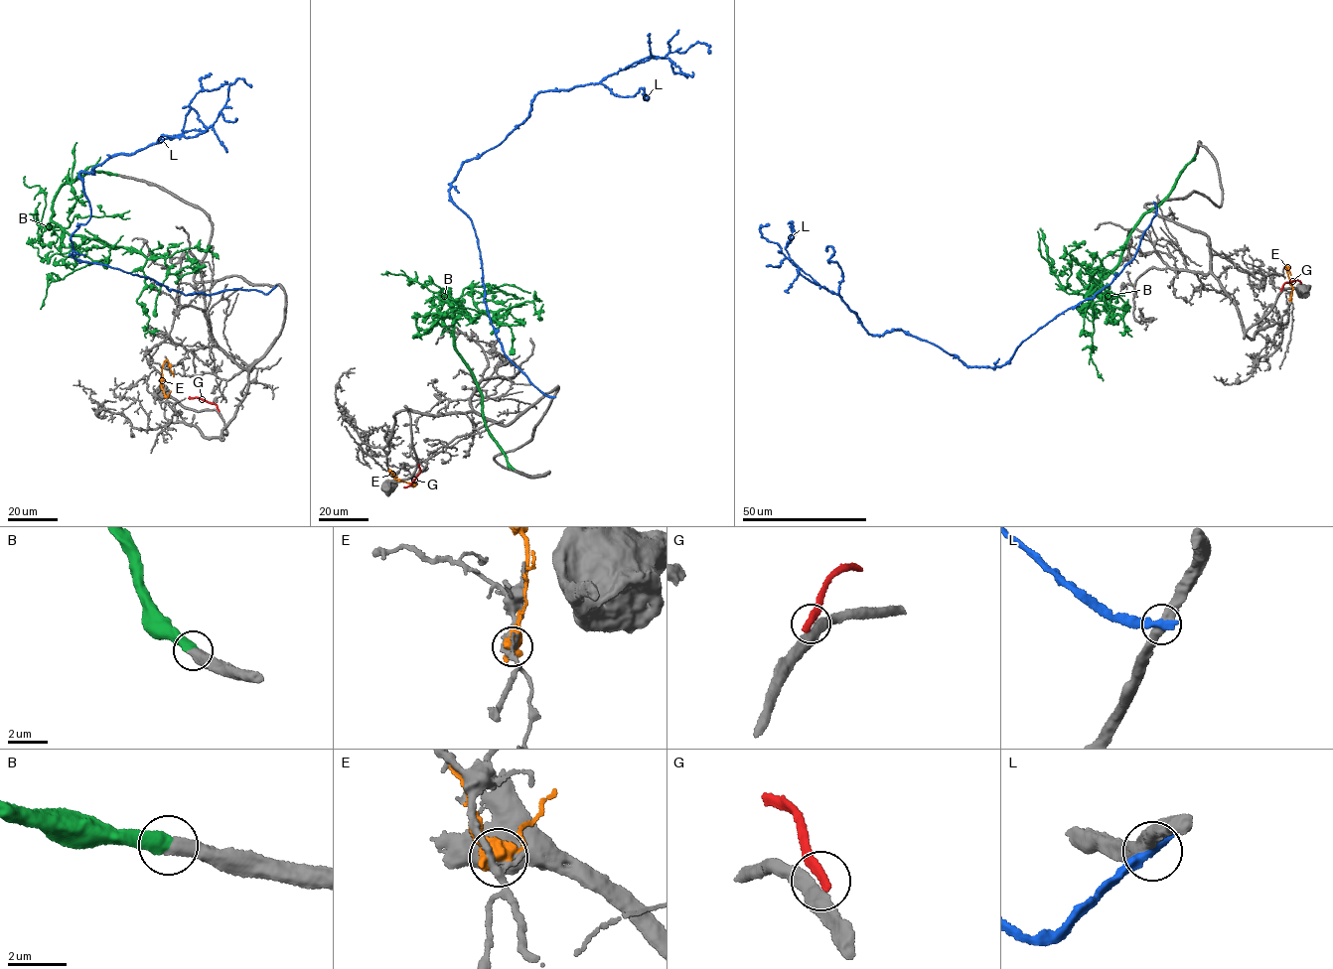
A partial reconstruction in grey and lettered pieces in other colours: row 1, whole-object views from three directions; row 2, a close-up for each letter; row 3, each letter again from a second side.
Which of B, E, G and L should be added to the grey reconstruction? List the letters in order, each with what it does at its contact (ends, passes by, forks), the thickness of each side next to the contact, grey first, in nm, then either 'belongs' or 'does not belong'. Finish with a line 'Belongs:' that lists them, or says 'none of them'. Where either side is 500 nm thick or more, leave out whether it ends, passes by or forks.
B: 500/500 nm | belongs
E: 190/550 nm | does not belong
G: it ends | 380/340 nm | does not belong
L: it ends | 460/440 nm | does not belong
Belongs: B

